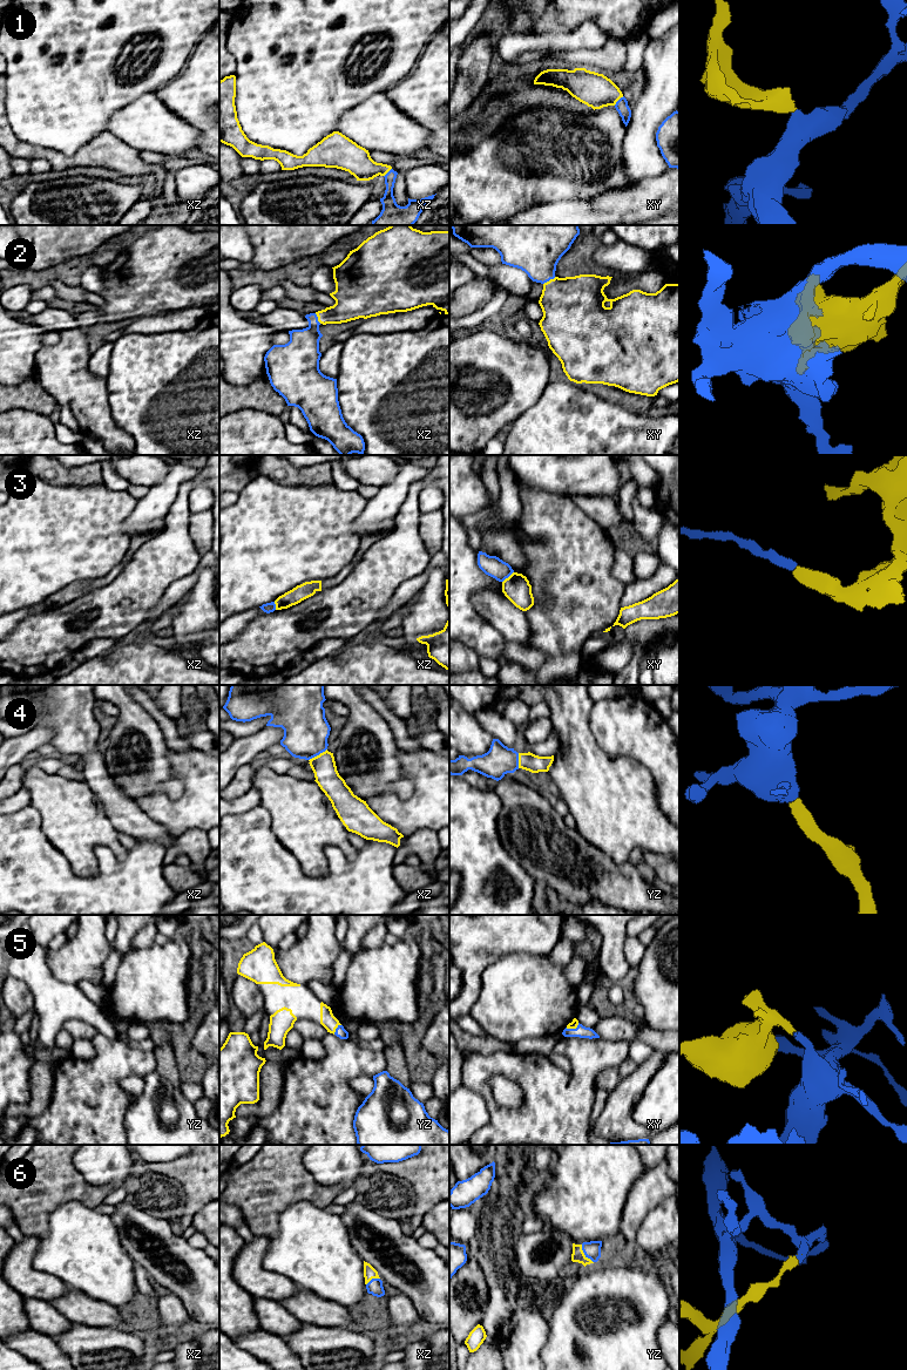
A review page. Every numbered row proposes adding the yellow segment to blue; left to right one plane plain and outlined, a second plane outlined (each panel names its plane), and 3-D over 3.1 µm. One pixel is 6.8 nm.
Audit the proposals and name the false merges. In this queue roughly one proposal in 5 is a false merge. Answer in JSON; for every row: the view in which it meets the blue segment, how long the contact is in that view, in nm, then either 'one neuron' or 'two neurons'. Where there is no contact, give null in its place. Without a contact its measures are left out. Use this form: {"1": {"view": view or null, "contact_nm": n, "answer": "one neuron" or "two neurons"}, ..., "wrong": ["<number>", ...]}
{"1": {"view": "xy", "contact_nm": 90, "answer": "one neuron"}, "2": {"view": "xy", "contact_nm": 100, "answer": "one neuron"}, "3": {"view": "xy", "contact_nm": 110, "answer": "two neurons"}, "4": {"view": "xz", "contact_nm": 150, "answer": "one neuron"}, "5": {"view": "xy", "contact_nm": 100, "answer": "one neuron"}, "6": {"view": "yz", "contact_nm": 150, "answer": "one neuron"}, "wrong": ["3"]}

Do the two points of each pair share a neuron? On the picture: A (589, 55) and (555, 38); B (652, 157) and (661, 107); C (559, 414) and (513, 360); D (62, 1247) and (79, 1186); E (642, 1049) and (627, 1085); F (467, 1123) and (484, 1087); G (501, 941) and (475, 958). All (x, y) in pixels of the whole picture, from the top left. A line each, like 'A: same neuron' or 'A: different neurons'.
A: different neurons
B: same neuron
C: different neurons
D: different neurons
E: different neurons
F: different neurons
G: same neuron

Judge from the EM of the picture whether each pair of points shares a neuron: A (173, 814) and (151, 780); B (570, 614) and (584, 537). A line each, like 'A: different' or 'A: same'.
A: different
B: same

